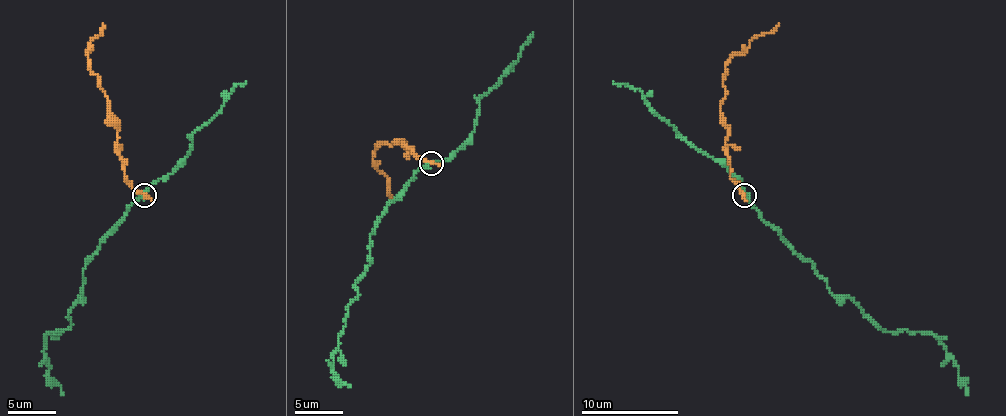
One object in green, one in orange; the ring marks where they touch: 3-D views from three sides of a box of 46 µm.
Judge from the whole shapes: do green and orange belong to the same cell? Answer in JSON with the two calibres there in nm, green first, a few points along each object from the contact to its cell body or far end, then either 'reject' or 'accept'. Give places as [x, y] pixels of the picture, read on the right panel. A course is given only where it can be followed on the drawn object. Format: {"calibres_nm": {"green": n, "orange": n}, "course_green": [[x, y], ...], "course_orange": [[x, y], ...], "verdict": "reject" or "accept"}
{"calibres_nm": {"green": 190, "orange": 280}, "course_green": [[744, 196], [812, 264], [834, 295], [846, 295], [888, 332], [932, 332], [956, 366], [968, 395]], "course_orange": [[744, 196], [730, 176], [725, 147], [727, 125], [720, 110], [725, 96], [722, 74], [725, 64], [778, 23]], "verdict": "reject"}

